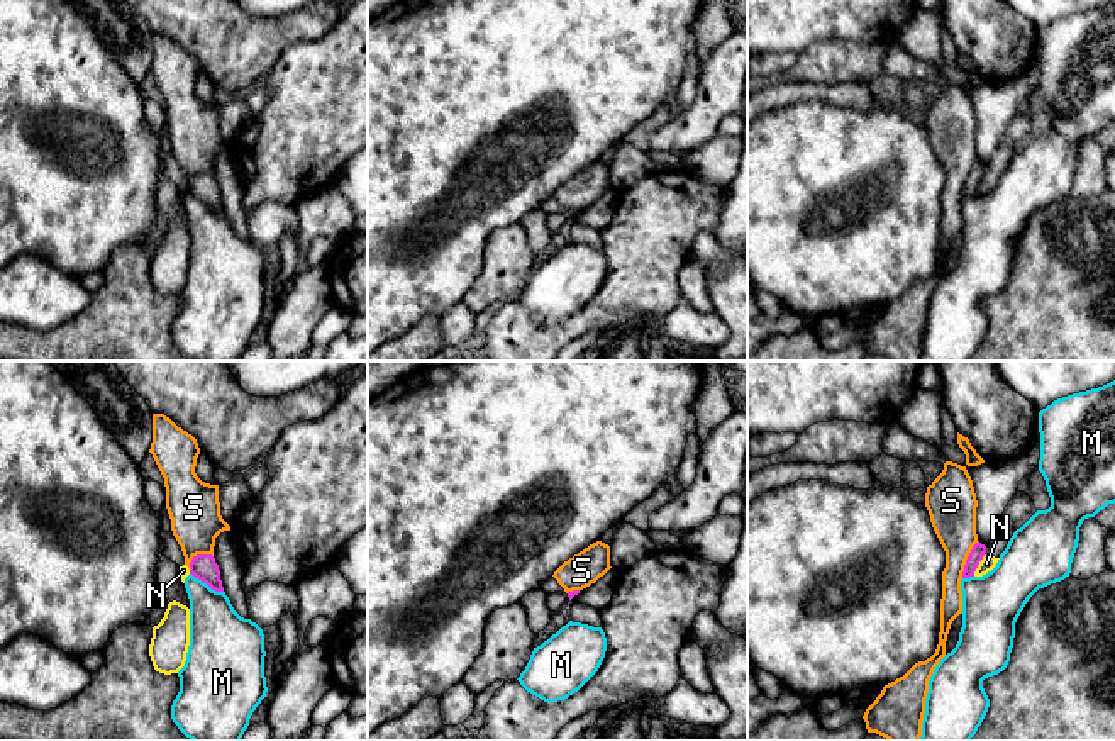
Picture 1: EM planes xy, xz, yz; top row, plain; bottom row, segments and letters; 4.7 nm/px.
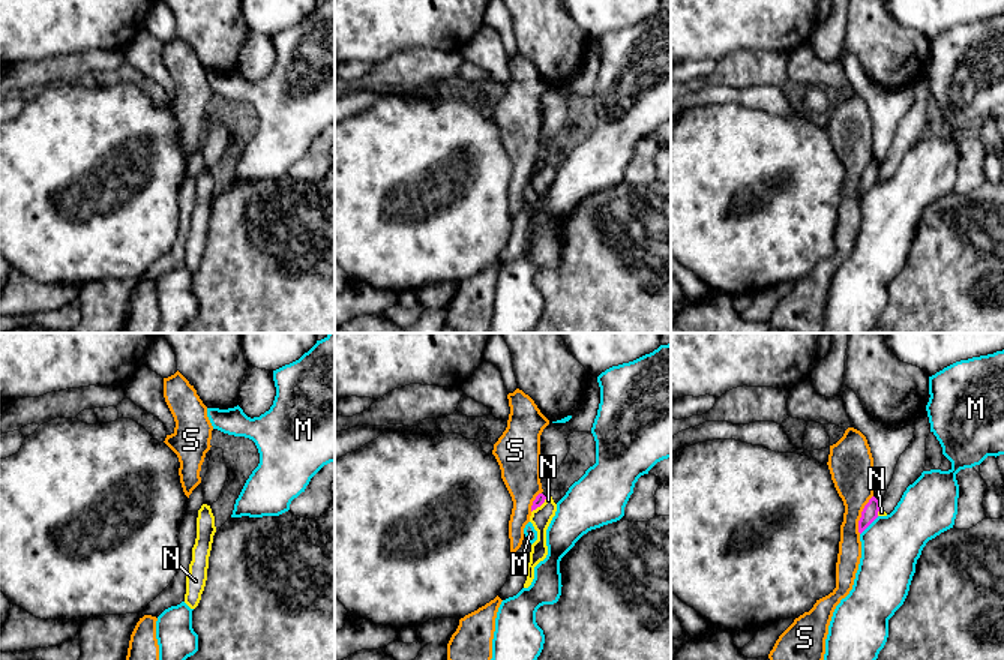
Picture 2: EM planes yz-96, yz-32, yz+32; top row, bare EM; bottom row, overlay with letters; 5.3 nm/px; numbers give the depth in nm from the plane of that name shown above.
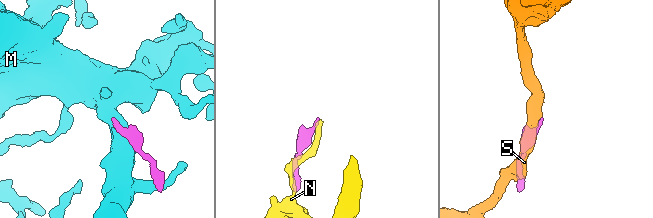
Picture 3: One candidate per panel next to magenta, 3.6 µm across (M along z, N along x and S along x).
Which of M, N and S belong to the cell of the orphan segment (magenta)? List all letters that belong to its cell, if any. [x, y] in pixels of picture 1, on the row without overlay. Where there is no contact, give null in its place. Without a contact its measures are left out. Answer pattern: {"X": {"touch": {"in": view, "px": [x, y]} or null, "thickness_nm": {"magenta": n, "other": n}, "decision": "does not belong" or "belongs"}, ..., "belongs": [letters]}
{"M": {"touch": {"in": "xy", "px": [207, 204]}, "thickness_nm": {"magenta": 120, "other": 280}, "decision": "does not belong"}, "N": {"touch": {"in": "yz", "px": [978, 183]}, "thickness_nm": {"magenta": 70, "other": 70}, "decision": "does not belong"}, "S": {"touch": {"in": "yz", "px": [966, 180]}, "thickness_nm": {"magenta": 70, "other": 220}, "decision": "does not belong"}, "belongs": []}

